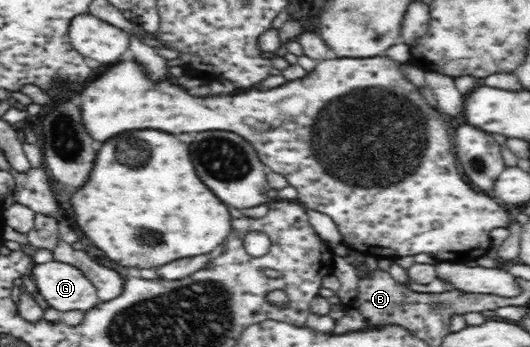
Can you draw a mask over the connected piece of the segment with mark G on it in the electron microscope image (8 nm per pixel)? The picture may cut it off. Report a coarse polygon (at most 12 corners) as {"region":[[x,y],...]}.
{"region":[[32,264],[38,292],[58,312],[91,311],[96,286],[76,266]]}

